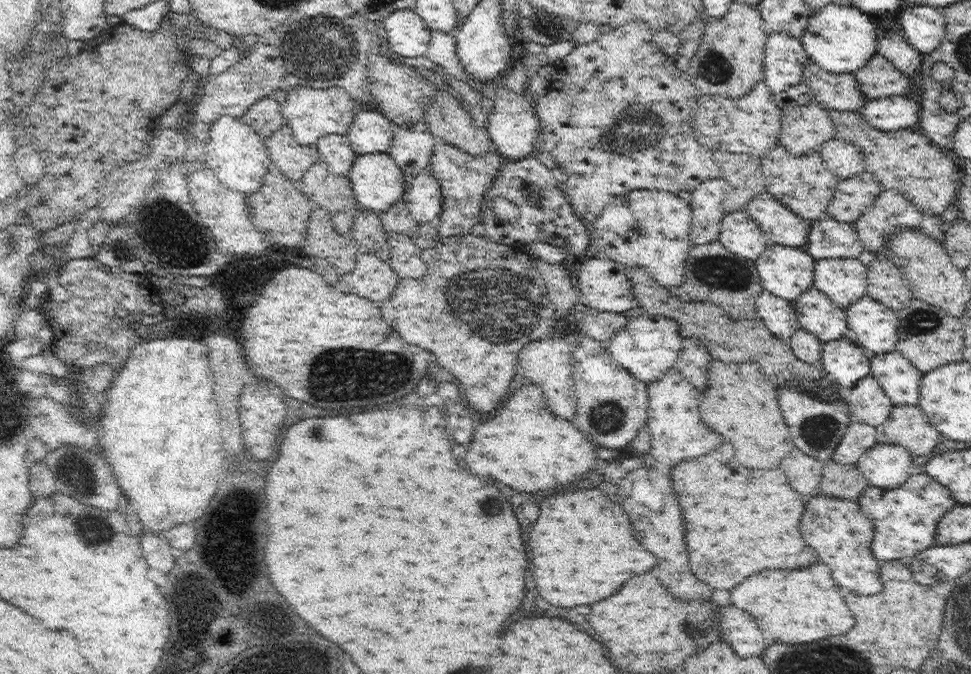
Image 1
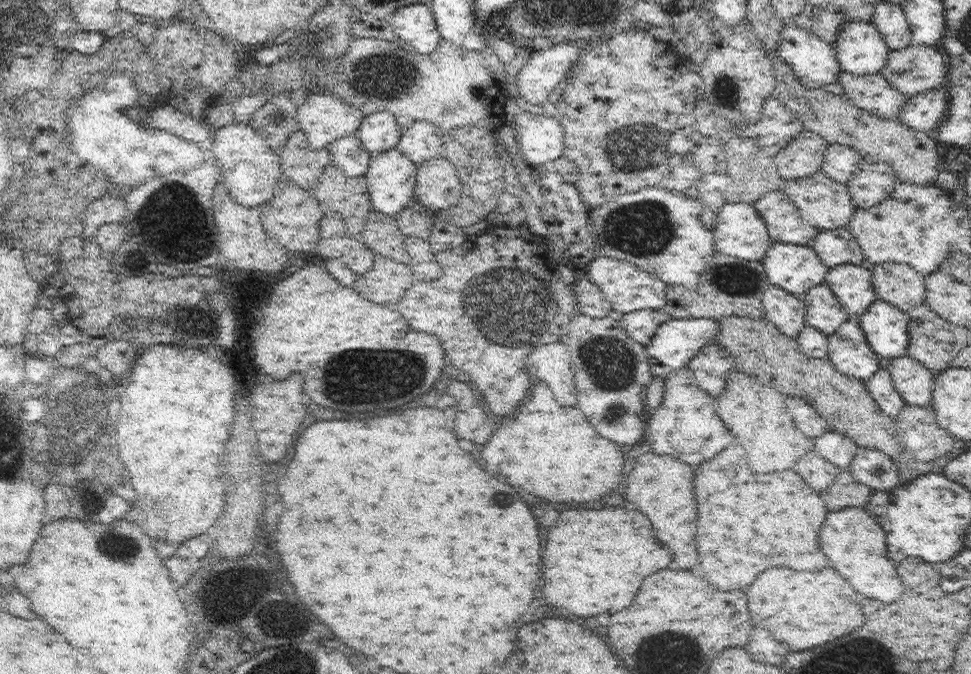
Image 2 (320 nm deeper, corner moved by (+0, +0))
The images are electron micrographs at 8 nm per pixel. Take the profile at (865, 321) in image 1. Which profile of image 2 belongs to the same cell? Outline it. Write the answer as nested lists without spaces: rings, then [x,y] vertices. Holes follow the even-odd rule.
[[[878,298],[874,301],[868,311],[860,314],[859,321],[868,345],[879,358],[906,356],[909,344],[907,311]]]

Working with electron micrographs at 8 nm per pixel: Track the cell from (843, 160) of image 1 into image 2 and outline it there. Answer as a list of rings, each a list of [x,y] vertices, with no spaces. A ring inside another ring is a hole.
[[[827,143],[821,170],[836,182],[847,183],[865,166],[861,159],[859,152],[851,146]]]

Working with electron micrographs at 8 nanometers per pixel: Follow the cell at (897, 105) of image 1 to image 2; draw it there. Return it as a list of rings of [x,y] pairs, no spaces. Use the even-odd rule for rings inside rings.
[[[941,87],[907,96],[906,100],[910,102],[901,104],[894,116],[910,128],[934,134],[950,106],[950,93],[947,88]]]

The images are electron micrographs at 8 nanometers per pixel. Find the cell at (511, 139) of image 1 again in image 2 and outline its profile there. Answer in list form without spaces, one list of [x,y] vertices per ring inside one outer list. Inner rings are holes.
[[[524,109],[514,118],[514,138],[525,159],[538,169],[564,152],[564,129],[554,116],[536,115]]]

